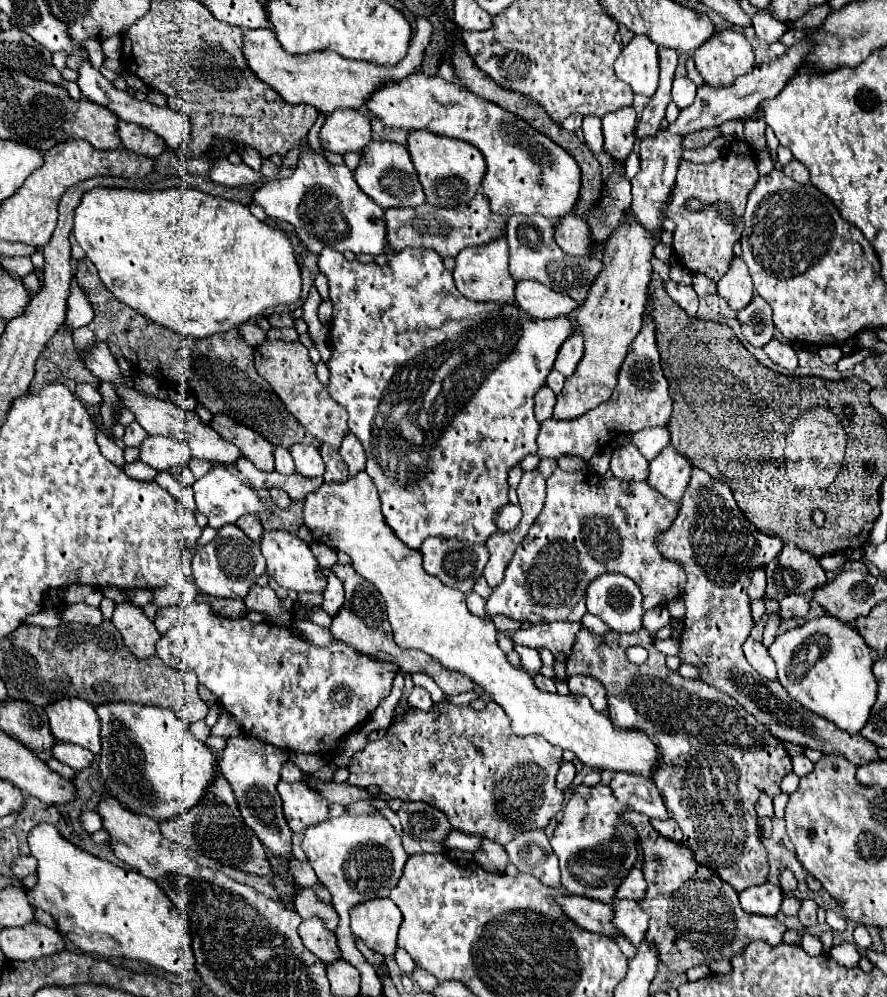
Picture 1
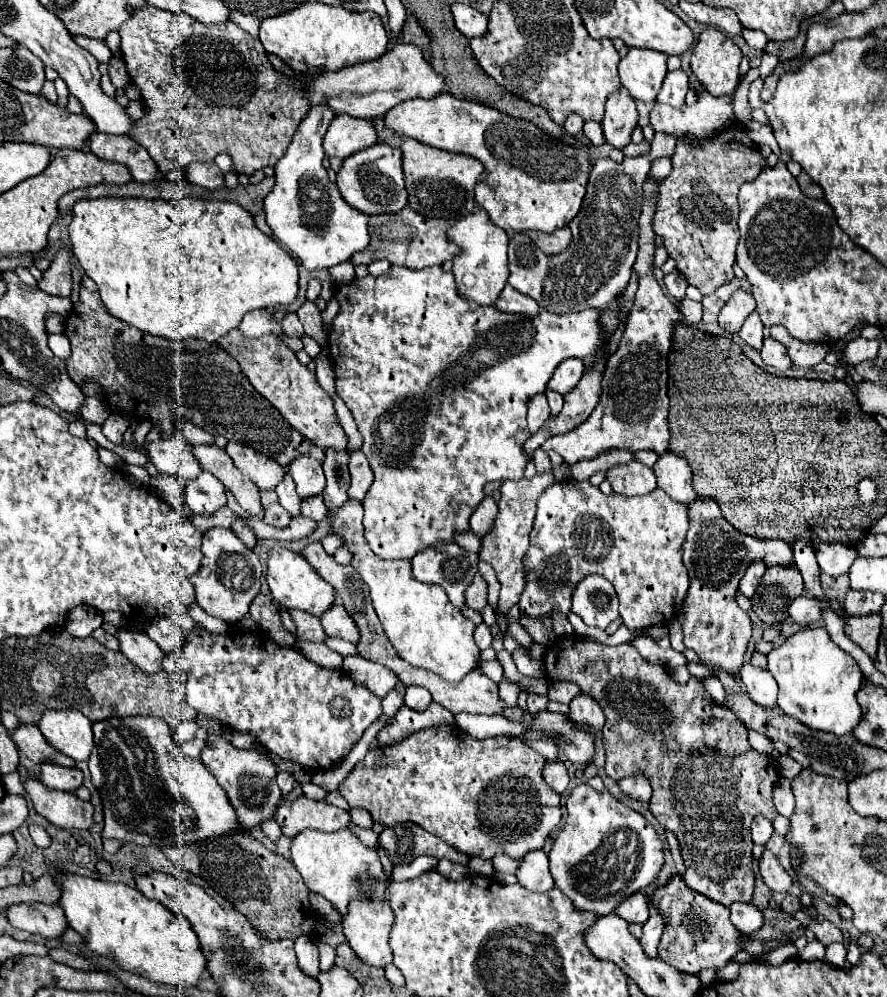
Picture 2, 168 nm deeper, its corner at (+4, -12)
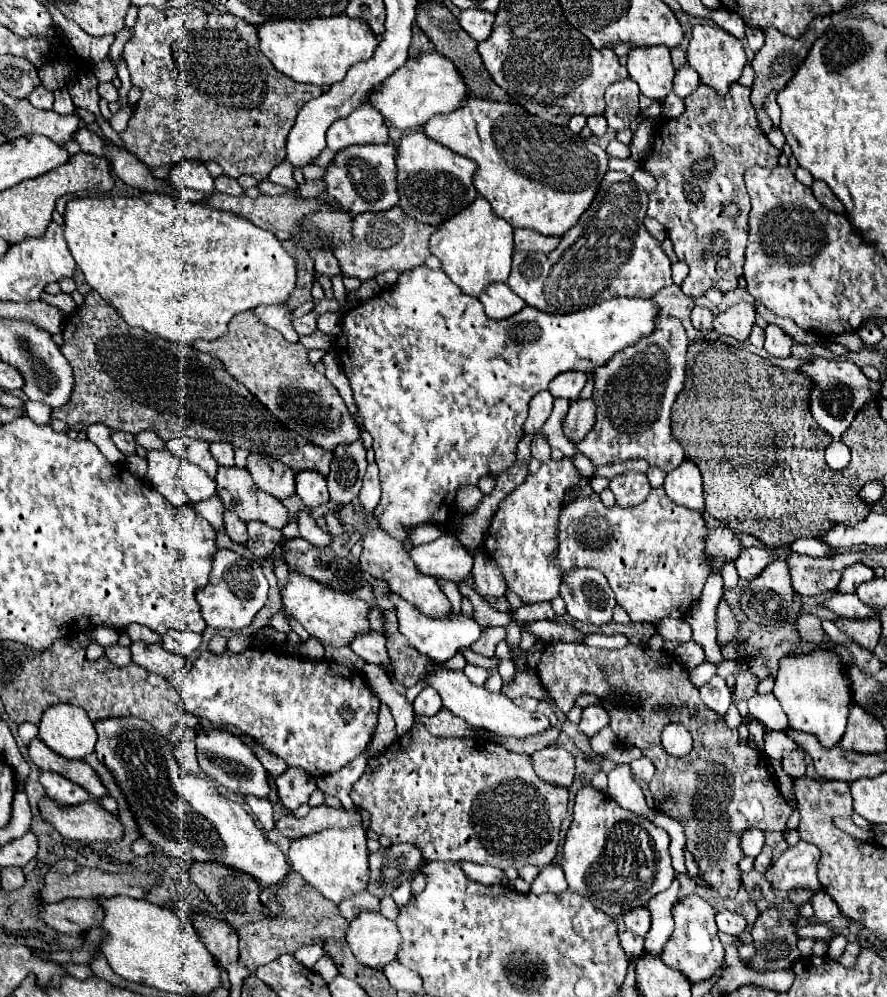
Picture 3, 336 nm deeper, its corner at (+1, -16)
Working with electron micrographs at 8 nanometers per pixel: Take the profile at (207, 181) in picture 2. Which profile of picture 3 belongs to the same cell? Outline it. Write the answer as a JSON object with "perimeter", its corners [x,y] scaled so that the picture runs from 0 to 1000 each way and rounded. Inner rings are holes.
{"perimeter":[[[205,160],[192,173],[192,187],[198,189],[201,193],[216,189],[216,191],[239,195],[241,179],[234,175],[232,166],[225,160]]]}

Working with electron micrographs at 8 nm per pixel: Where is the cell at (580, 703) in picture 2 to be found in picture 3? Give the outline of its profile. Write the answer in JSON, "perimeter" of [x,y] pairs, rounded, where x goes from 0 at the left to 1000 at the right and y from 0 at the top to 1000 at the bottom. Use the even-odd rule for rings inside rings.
{"perimeter":[[[665,706],[656,712],[656,722],[654,722],[654,732],[667,740],[674,732],[679,732],[681,728],[688,726],[688,718],[685,714],[676,708],[676,706]]]}

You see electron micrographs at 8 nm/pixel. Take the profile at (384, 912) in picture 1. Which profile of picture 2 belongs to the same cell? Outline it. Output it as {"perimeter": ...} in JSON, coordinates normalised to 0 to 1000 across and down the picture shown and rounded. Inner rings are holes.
{"perimeter":[[[402,903],[393,909],[391,919],[387,921],[387,935],[389,935],[398,955],[402,955],[402,959],[407,963],[411,963],[411,967],[434,971],[443,965],[443,957],[439,951],[439,937],[441,937],[443,925],[445,925],[445,919],[443,919],[443,913],[436,909],[436,905],[425,907],[421,903],[416,903],[416,905]]]}

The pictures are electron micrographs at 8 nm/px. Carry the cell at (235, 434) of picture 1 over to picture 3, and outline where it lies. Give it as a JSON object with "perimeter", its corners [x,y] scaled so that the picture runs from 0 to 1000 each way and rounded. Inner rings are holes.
{"perimeter":[[[282,455],[277,469],[284,481],[289,483],[289,487],[311,497],[313,502],[320,502],[334,493],[334,485],[331,485],[334,475],[322,465],[316,465],[309,459],[295,455]]]}

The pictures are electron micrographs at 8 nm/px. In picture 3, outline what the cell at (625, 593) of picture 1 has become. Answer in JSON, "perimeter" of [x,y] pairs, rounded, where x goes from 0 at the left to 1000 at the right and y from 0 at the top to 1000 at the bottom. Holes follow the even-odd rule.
{"perimeter":[[[640,572],[631,586],[631,598],[638,604],[638,614],[647,622],[674,628],[690,622],[690,612],[694,608],[692,594],[674,572]]]}

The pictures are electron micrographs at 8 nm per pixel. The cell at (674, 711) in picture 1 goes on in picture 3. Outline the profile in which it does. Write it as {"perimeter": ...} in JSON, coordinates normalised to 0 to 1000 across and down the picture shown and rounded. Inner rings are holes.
{"perimeter":[[[627,644],[616,646],[607,664],[607,680],[611,690],[625,700],[627,710],[631,714],[643,714],[649,698],[665,694],[676,700],[679,708],[688,714],[690,720],[690,732],[694,734],[699,746],[717,748],[726,754],[728,760],[733,760],[740,768],[740,776],[733,786],[735,798],[749,798],[749,794],[762,794],[762,810],[749,810],[751,816],[762,820],[767,824],[767,818],[776,822],[776,835],[773,837],[773,853],[780,855],[785,861],[785,867],[789,869],[789,879],[800,887],[805,895],[809,895],[814,901],[828,901],[834,891],[834,873],[832,865],[839,861],[834,855],[834,835],[841,835],[843,830],[855,830],[859,834],[883,834],[893,816],[893,810],[882,800],[879,792],[875,790],[868,774],[866,774],[866,762],[864,756],[857,752],[848,752],[841,748],[841,744],[832,742],[832,732],[825,732],[818,728],[816,720],[800,710],[796,710],[787,698],[787,690],[778,684],[773,670],[764,664],[760,656],[753,656],[751,652],[735,652],[731,648],[715,648],[706,646],[699,652],[679,652],[679,650],[665,650],[658,644]],[[764,724],[769,726],[782,742],[780,752],[773,758],[760,760],[751,756],[744,748],[744,734],[751,726]]]}

